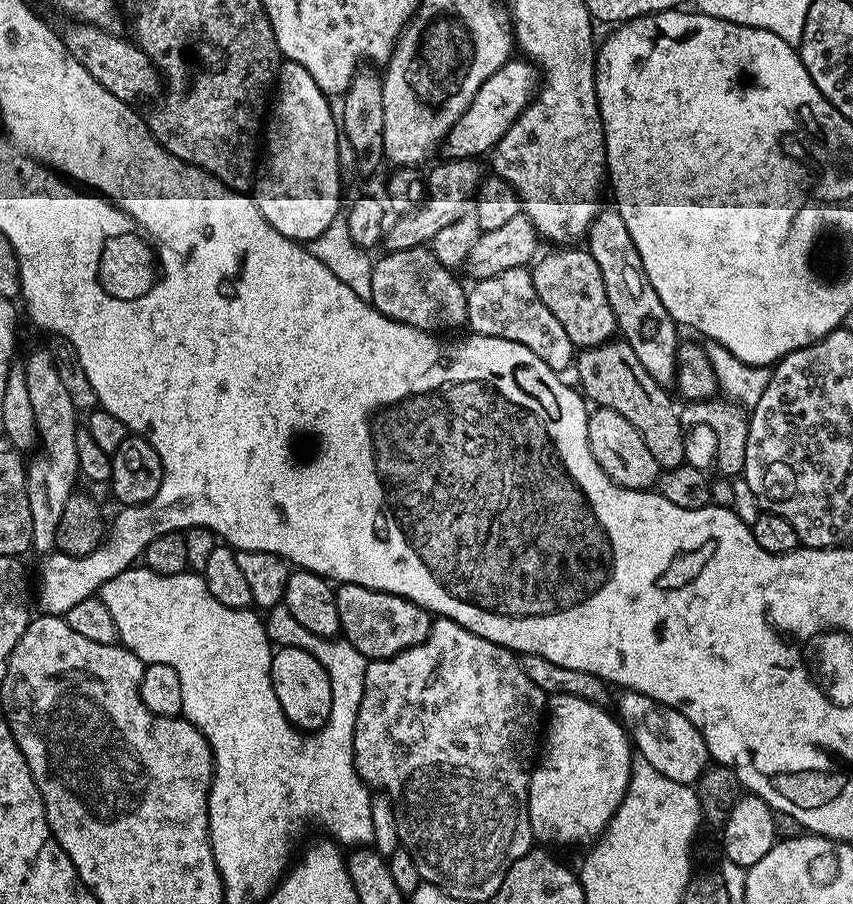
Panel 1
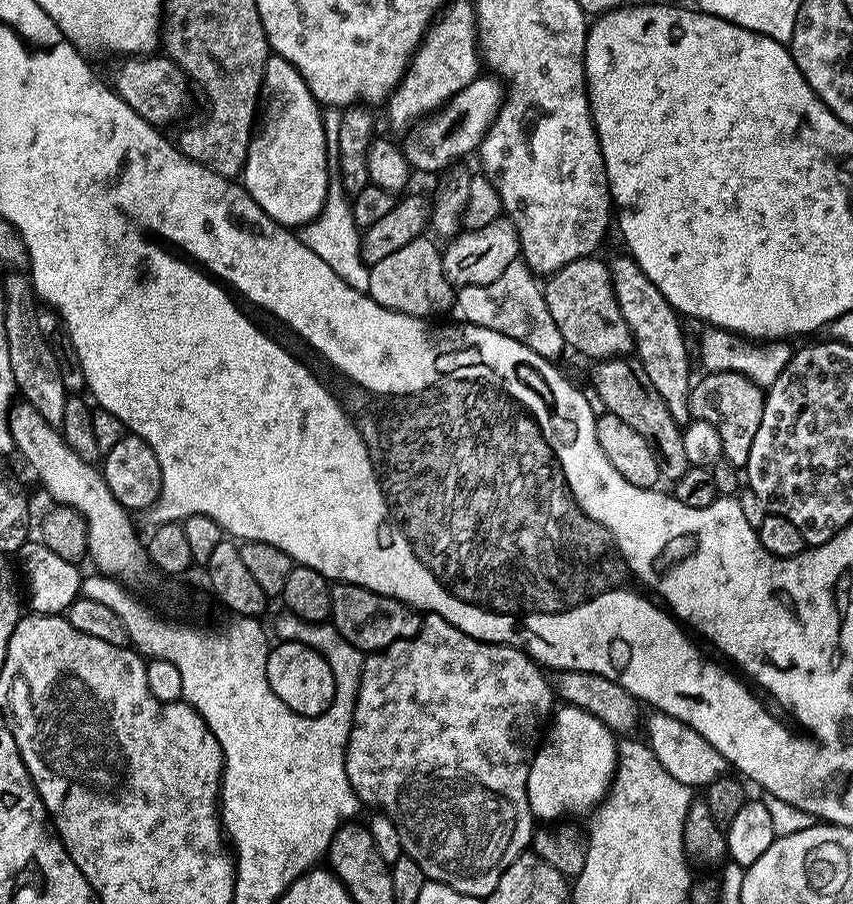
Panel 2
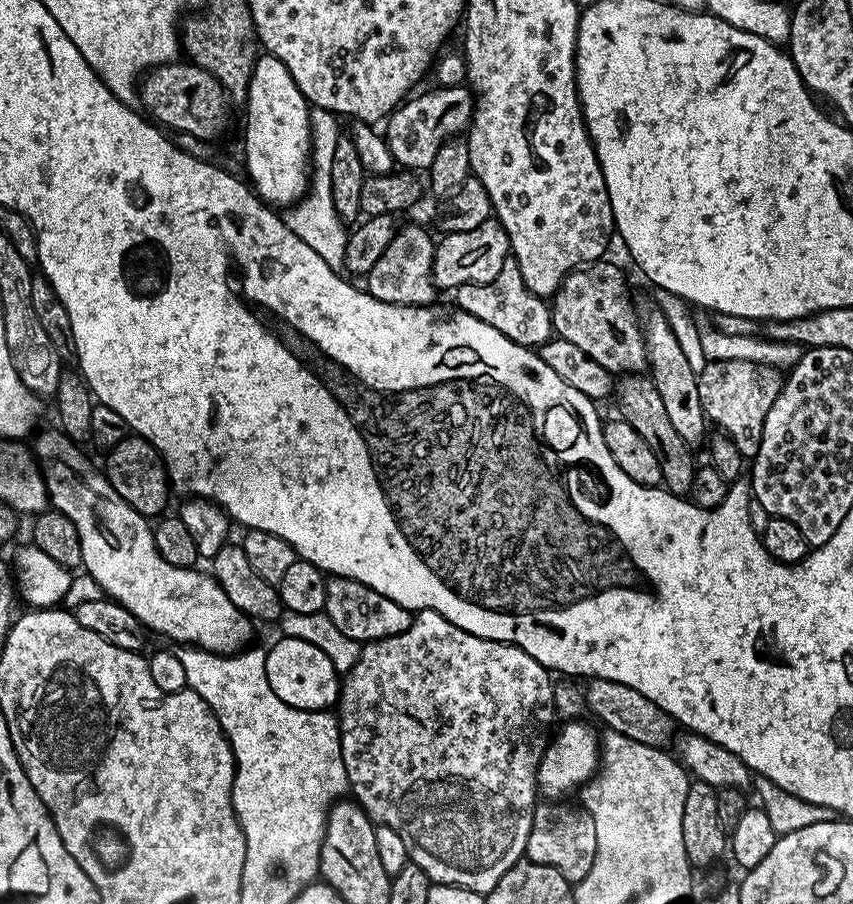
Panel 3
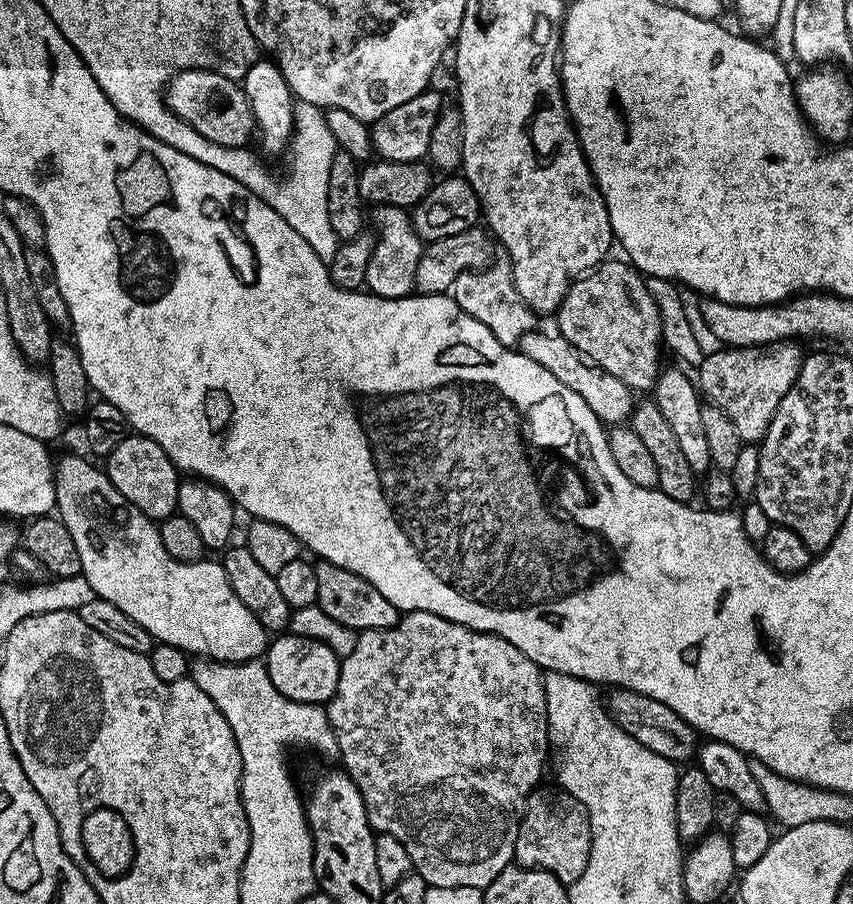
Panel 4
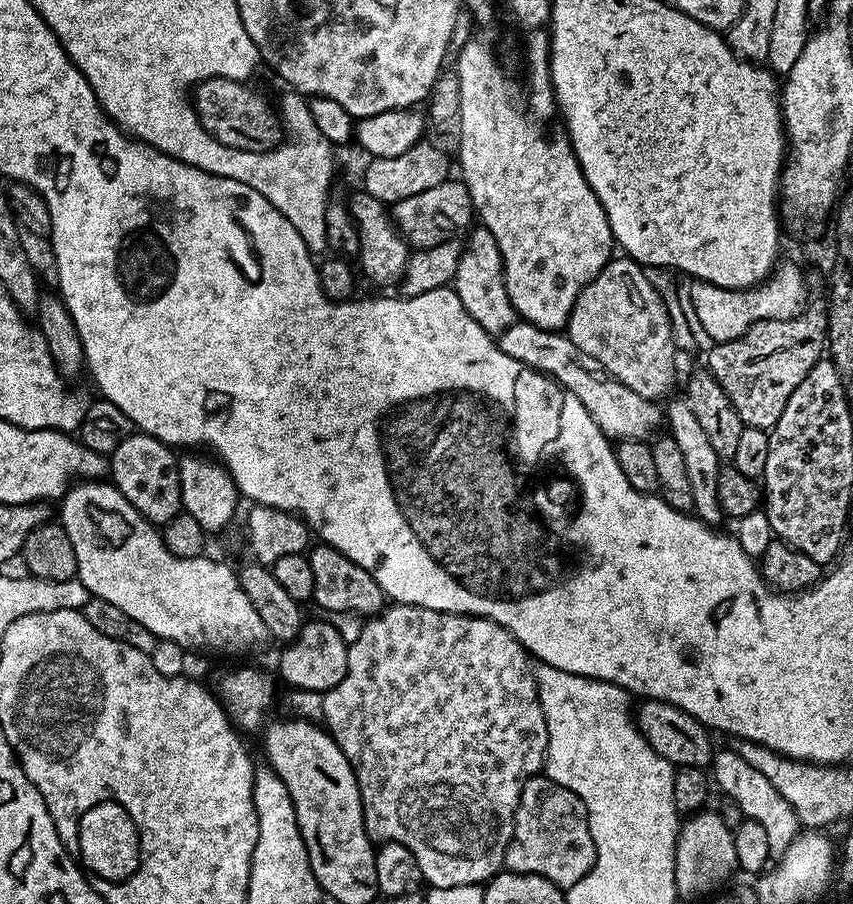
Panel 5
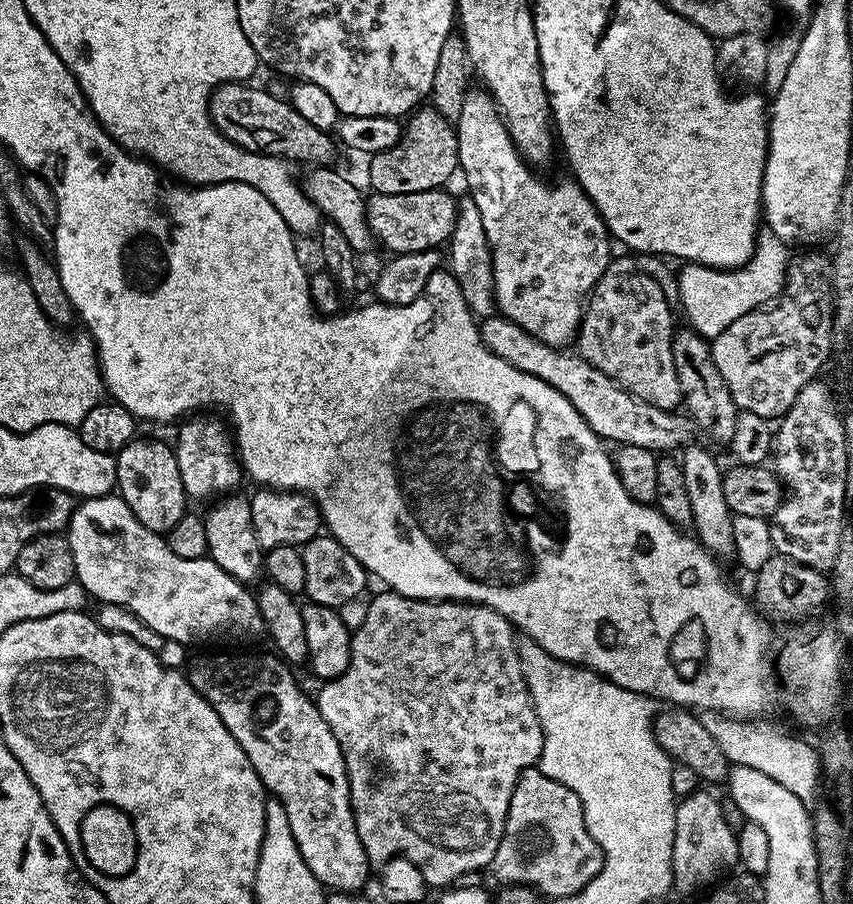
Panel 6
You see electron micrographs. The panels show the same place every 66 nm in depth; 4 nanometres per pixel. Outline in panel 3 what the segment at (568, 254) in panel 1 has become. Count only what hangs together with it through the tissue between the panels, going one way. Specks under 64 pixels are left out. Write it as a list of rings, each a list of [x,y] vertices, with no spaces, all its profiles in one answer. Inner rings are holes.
[[[608,258],[585,264],[569,272],[551,297],[552,331],[566,342],[574,342],[582,354],[594,358],[610,374],[640,374],[648,363],[637,305],[632,305],[624,272]]]

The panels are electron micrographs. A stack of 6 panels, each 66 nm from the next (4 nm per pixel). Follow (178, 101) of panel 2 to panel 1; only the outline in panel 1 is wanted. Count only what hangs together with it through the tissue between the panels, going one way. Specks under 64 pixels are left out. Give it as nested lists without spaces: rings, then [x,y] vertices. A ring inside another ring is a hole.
[[[68,22],[58,33],[71,56],[79,64],[86,66],[90,78],[106,86],[106,90],[110,90],[114,98],[125,100],[130,105],[135,105],[136,100],[155,101],[162,92],[162,77],[152,61],[131,39],[123,40],[122,37],[108,31],[112,30],[97,24]]]

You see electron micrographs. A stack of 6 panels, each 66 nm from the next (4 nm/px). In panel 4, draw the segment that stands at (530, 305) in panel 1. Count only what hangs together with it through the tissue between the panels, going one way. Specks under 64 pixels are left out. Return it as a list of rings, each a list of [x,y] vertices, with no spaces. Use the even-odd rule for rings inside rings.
[[[503,250],[497,251],[485,268],[458,274],[452,283],[450,295],[457,306],[466,310],[470,318],[478,318],[478,322],[482,322],[482,326],[486,326],[486,330],[490,330],[490,334],[494,334],[494,338],[505,346],[519,345],[526,334],[537,331],[538,314],[524,301],[522,294],[518,294],[514,286],[512,263]]]

